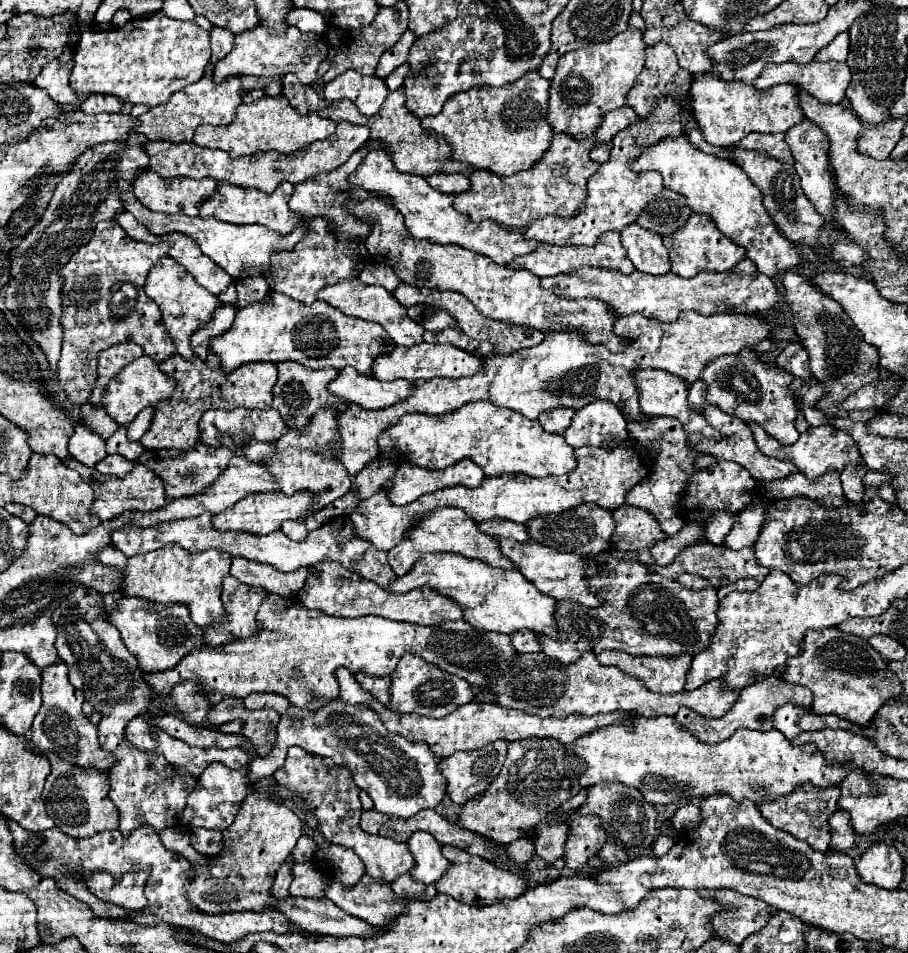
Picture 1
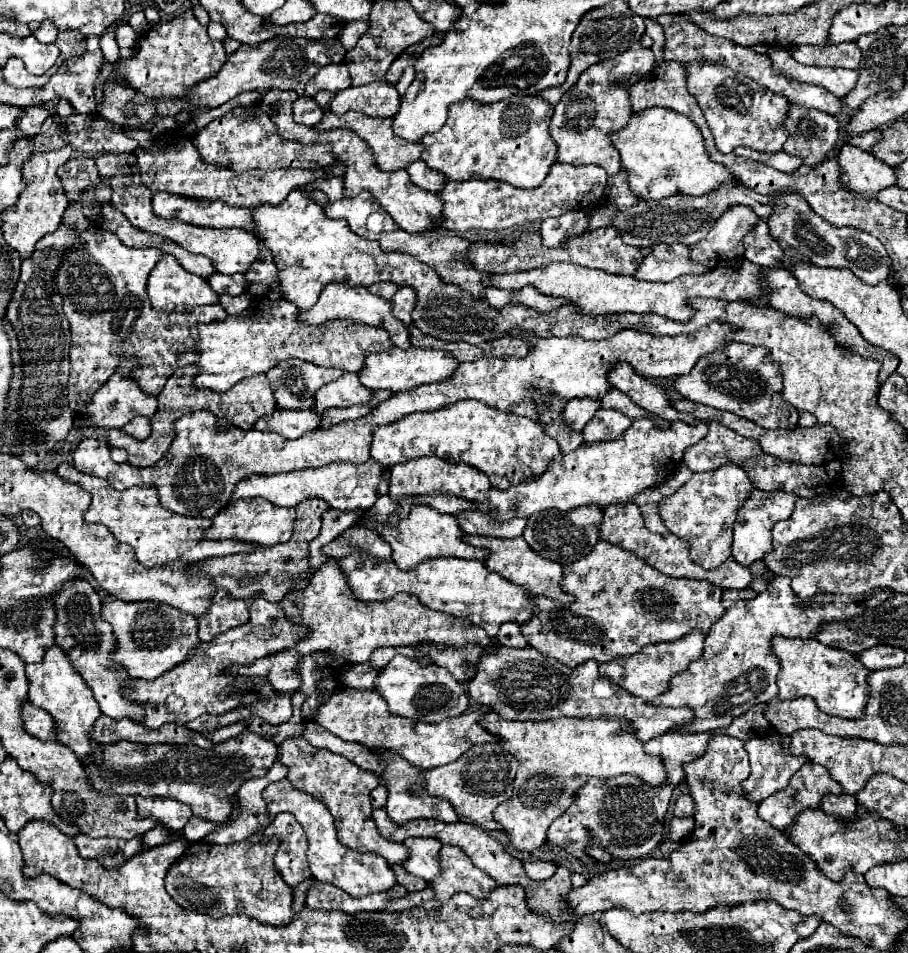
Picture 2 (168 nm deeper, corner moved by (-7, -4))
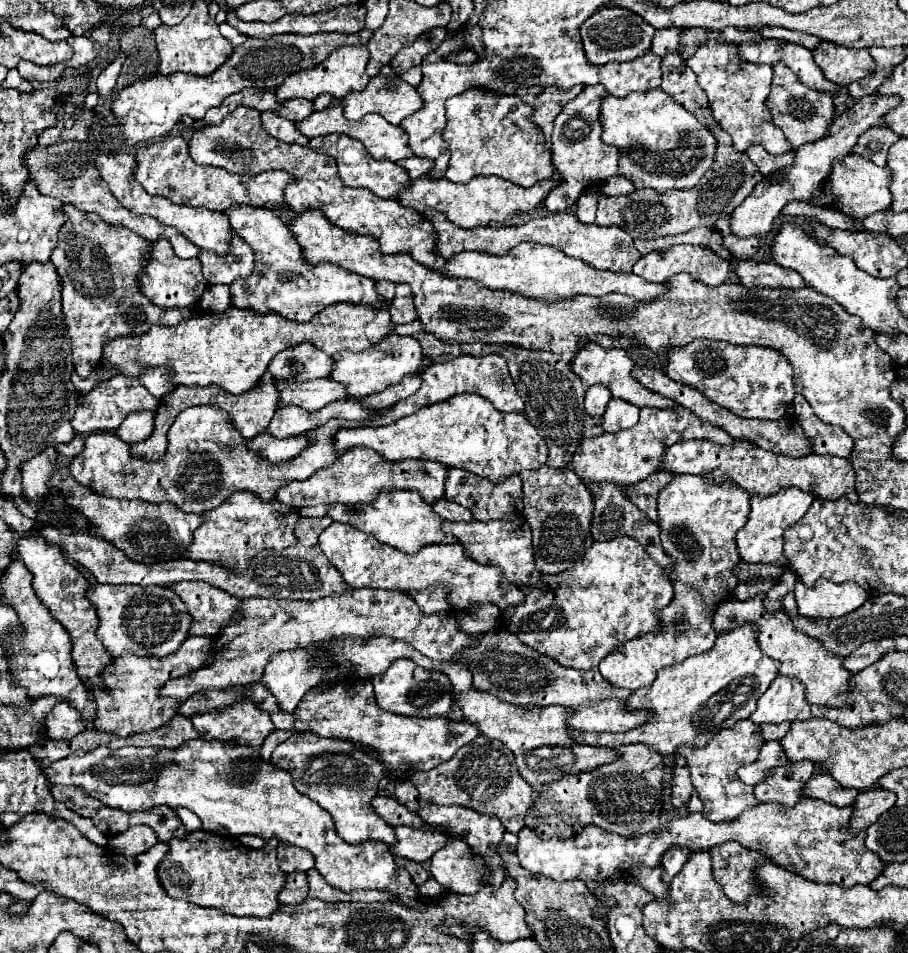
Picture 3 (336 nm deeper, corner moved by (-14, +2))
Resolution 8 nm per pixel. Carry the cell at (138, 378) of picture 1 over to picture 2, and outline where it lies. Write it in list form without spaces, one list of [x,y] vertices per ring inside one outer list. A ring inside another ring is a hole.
[[[112,375],[112,379],[94,393],[92,401],[88,403],[88,407],[82,411],[80,417],[84,417],[88,421],[88,427],[102,427],[102,429],[120,429],[124,427],[124,423],[128,423],[132,417],[136,415],[144,415],[144,417],[152,417],[156,413],[156,399],[142,393],[142,389],[128,377],[120,377],[120,375]]]

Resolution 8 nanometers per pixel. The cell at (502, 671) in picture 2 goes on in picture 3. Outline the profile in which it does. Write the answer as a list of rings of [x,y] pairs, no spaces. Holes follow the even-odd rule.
[[[487,631],[481,637],[481,643],[473,649],[467,649],[459,661],[463,661],[473,673],[473,687],[479,691],[491,691],[505,703],[519,705],[523,709],[561,705],[575,711],[569,719],[569,725],[577,731],[629,731],[637,725],[643,725],[651,719],[647,709],[627,709],[627,689],[615,687],[605,681],[599,669],[579,671],[567,669],[553,661],[547,655],[523,645],[515,633],[509,631]]]

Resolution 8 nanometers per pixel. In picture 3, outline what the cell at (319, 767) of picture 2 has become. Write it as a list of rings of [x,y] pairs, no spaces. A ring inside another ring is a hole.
[[[295,733],[271,755],[271,761],[277,767],[287,769],[293,775],[295,789],[309,799],[317,801],[323,809],[327,809],[335,821],[335,829],[339,837],[351,845],[359,845],[369,841],[383,841],[387,845],[395,845],[397,837],[391,825],[387,825],[375,809],[371,809],[371,801],[377,795],[377,783],[383,777],[383,767],[367,757],[363,751],[353,747],[341,739],[325,739],[315,733]]]

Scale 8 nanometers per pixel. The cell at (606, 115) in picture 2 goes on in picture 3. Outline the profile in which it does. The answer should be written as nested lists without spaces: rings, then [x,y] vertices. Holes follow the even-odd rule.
[[[589,85],[575,99],[571,99],[555,117],[551,151],[553,151],[553,165],[561,173],[563,183],[547,195],[545,207],[549,211],[565,211],[571,205],[575,205],[581,191],[591,181],[605,181],[607,177],[619,175],[619,149],[615,149],[613,145],[605,145],[601,139],[603,129],[601,129],[599,113],[605,97],[607,97],[607,89],[603,85]]]

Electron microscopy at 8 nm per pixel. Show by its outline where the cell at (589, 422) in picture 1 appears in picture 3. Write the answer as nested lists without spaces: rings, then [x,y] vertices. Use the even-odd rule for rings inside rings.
[[[611,399],[607,405],[607,411],[601,417],[601,425],[607,433],[615,433],[621,429],[629,429],[639,419],[639,407],[631,405],[629,401]]]

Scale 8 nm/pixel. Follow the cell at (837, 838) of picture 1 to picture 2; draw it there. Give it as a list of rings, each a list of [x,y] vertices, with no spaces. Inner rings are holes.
[[[824,795],[820,801],[824,813],[830,813],[840,819],[850,819],[856,815],[856,797],[854,795]]]

